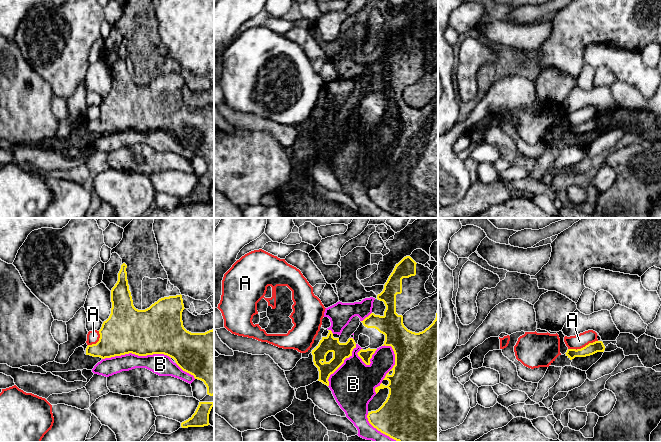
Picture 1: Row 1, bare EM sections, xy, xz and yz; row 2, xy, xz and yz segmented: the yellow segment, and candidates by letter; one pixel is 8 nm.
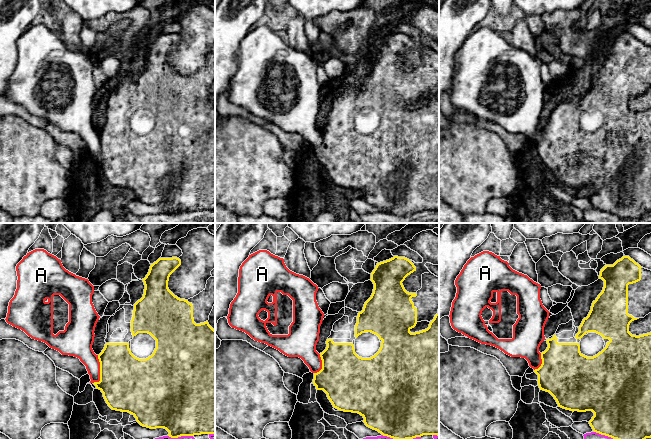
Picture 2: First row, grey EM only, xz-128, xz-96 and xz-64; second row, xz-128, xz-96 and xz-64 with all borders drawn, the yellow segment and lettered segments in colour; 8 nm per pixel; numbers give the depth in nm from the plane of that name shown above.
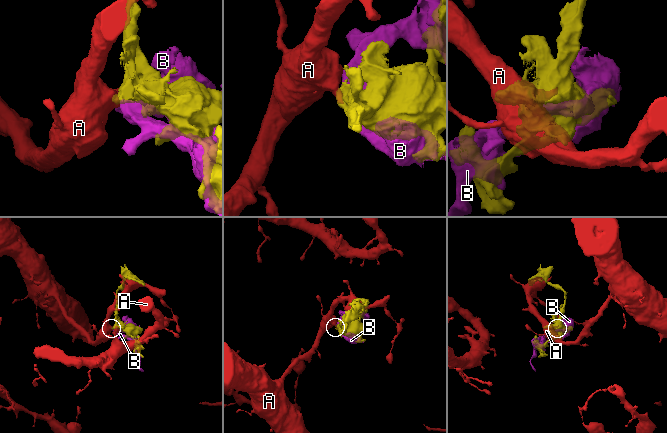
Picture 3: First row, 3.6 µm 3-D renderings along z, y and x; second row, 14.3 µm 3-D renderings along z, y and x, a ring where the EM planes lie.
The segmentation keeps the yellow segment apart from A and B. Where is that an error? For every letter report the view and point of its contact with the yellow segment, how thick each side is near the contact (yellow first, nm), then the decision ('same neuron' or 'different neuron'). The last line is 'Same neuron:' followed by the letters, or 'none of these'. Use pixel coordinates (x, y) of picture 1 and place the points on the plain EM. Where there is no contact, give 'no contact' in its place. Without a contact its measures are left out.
A: yz (583, 123) | 90/120 nm | different neuron
B: xy (135, 130) | 380/170 nm | different neuron
Same neuron: none of these

